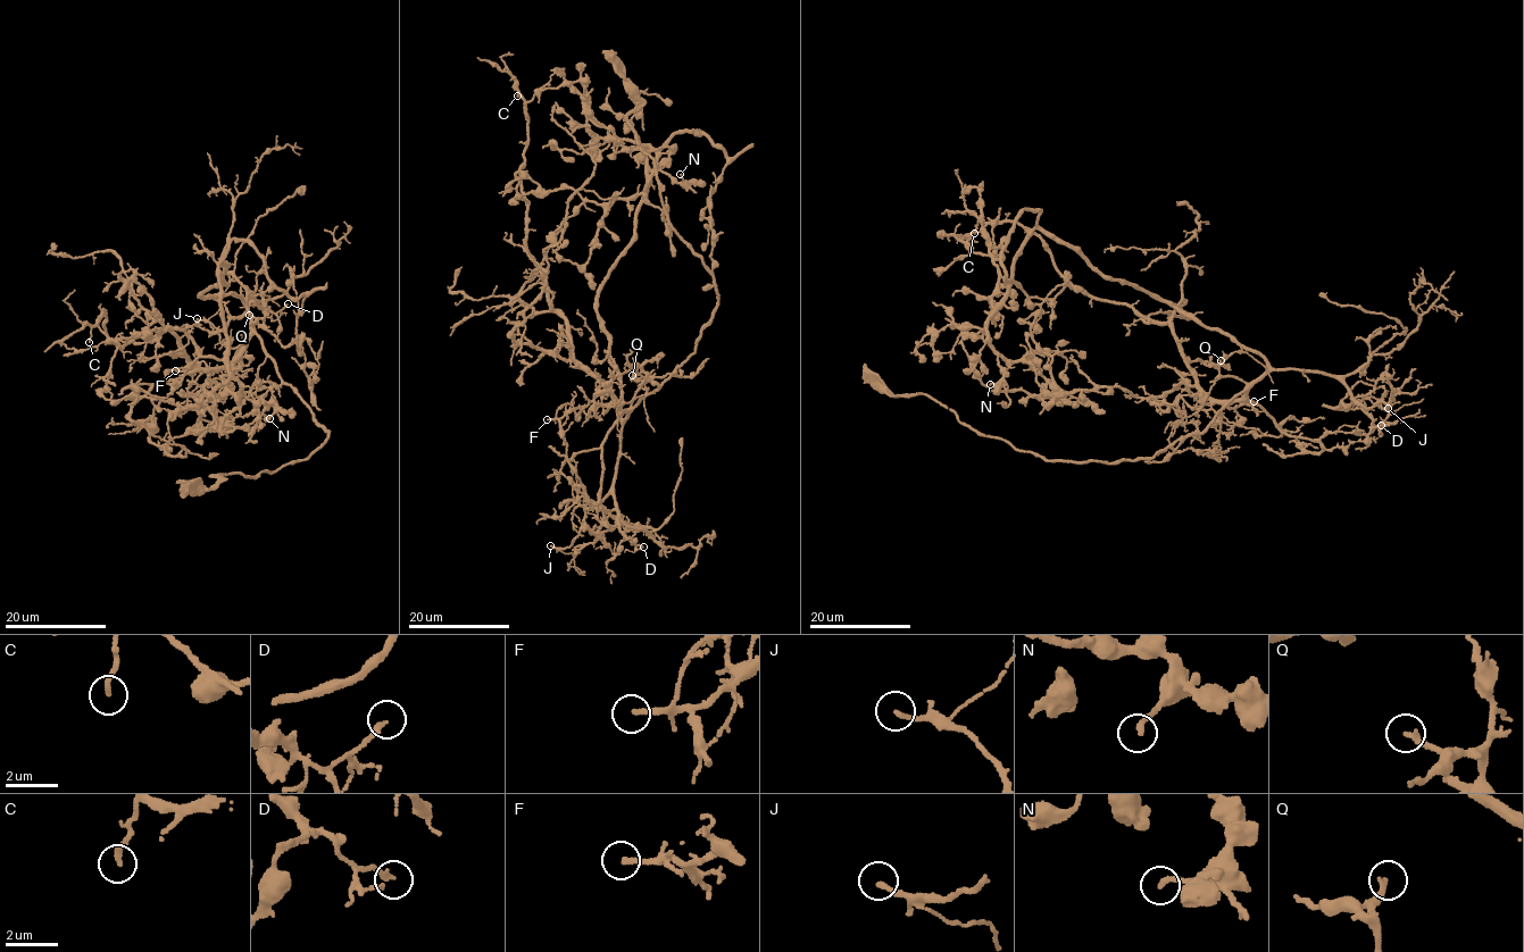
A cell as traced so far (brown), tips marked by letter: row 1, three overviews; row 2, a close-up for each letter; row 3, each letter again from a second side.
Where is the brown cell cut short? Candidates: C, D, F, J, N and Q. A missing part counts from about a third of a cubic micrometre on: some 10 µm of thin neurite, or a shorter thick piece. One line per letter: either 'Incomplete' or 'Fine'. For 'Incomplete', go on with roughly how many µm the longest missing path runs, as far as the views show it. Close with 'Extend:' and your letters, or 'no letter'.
C: Fine
D: Fine
F: Fine
J: Fine
N: Fine
Q: Fine
Extend: no letter

